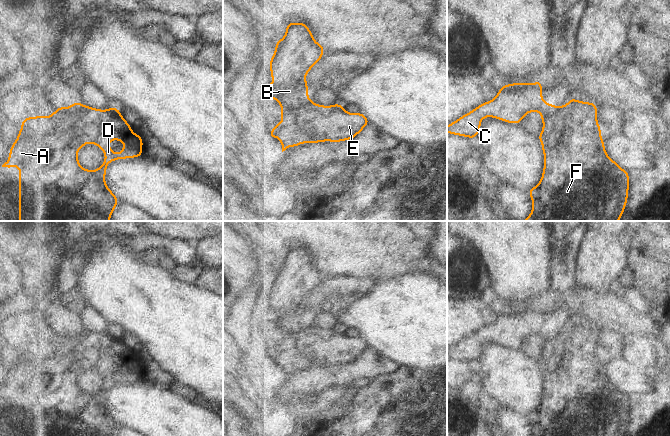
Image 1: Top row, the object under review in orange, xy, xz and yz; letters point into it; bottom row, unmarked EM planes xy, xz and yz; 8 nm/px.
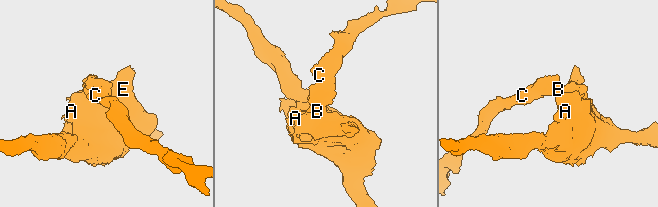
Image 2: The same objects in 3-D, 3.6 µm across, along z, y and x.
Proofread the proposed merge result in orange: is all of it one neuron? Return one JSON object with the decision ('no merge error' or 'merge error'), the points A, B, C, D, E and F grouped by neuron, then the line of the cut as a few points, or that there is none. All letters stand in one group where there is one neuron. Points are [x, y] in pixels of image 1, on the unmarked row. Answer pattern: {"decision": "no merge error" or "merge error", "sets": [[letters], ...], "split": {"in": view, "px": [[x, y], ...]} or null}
{"decision": "merge error", "sets": [["A", "D", "E", "F"], ["B", "C"]], "split": {"in": "xz", "px": [[266, 318], [276, 318], [284, 329], [296, 332], [310, 324]]}}

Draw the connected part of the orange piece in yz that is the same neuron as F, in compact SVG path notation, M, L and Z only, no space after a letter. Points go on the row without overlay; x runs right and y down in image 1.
M570 321L569 326L563 330L559 330L555 336L546 342L542 355L538 359L538 364L542 367L541 372L544 380L544 390L542 401L539 407L529 413L528 417L532 424L531 436L624 436L628 425L629 417L629 396L621 392L618 387L612 384L606 374L603 362L601 360L601 351L597 345L598 336L597 328L592 326L577 325Z

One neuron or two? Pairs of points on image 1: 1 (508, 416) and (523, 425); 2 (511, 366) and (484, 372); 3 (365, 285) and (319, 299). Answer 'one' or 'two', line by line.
1: one
2: one
3: one

